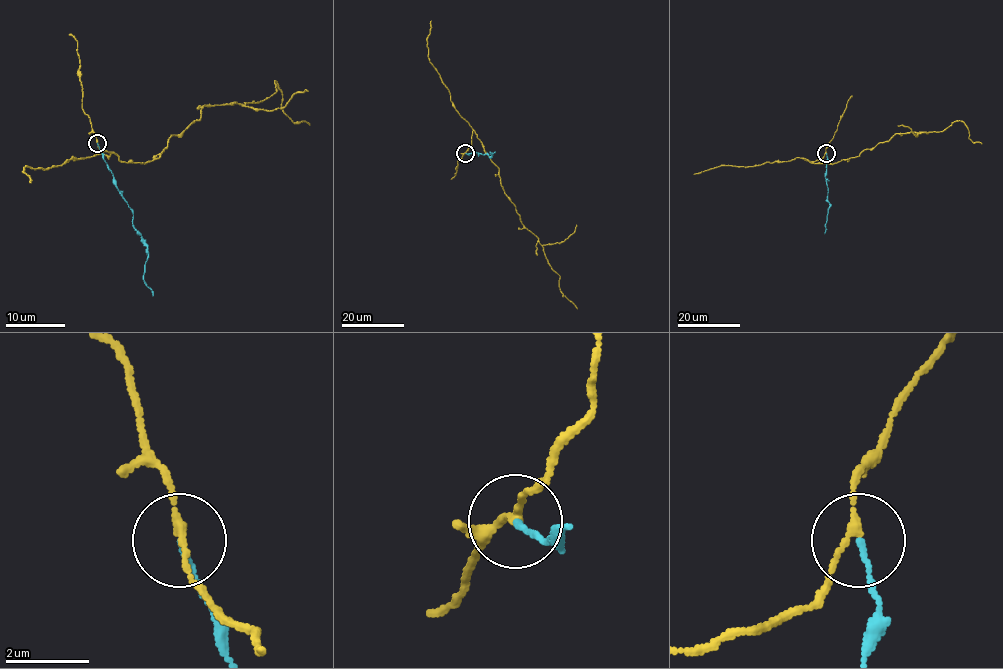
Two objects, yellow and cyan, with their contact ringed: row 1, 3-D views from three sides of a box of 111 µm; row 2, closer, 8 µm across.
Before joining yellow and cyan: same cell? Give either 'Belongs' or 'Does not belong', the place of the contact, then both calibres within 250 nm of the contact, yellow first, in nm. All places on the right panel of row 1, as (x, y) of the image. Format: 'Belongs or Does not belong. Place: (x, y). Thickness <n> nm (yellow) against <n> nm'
Does not belong. Place: (826, 153). Thickness 170 nm (yellow) against 140 nm

